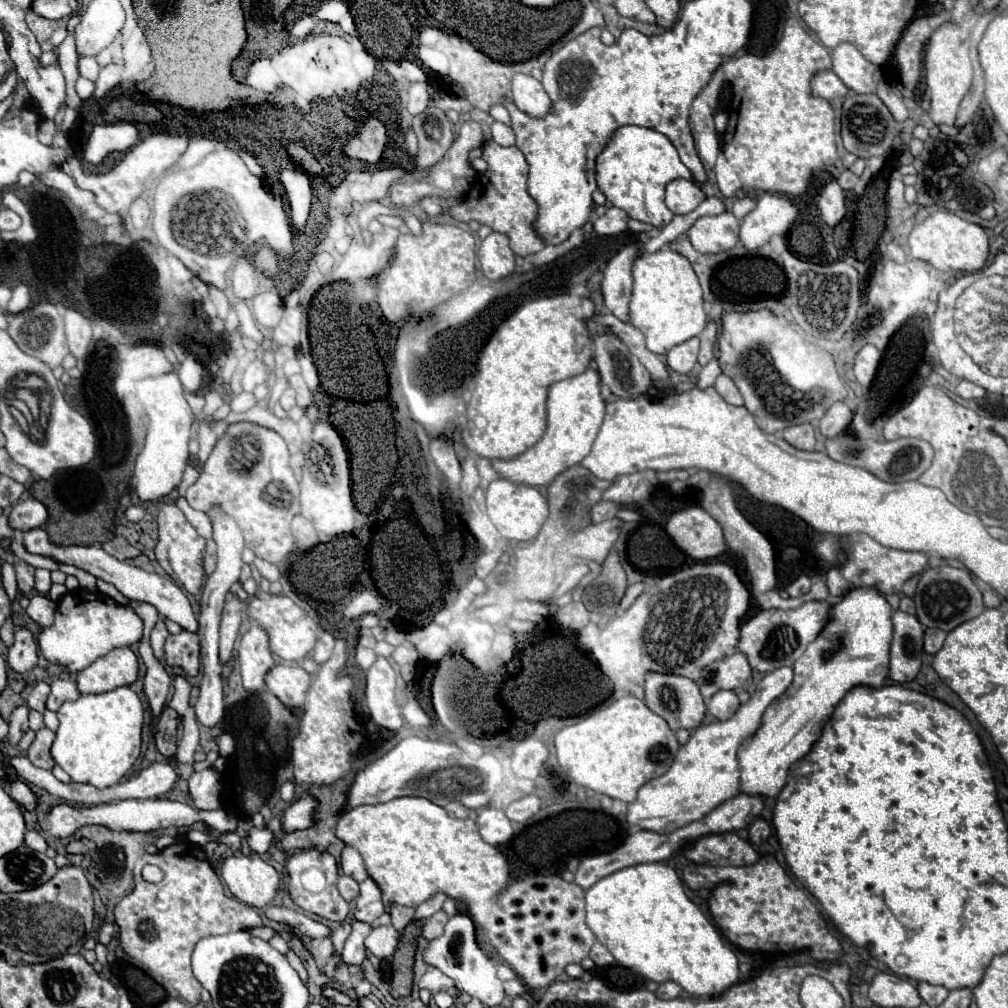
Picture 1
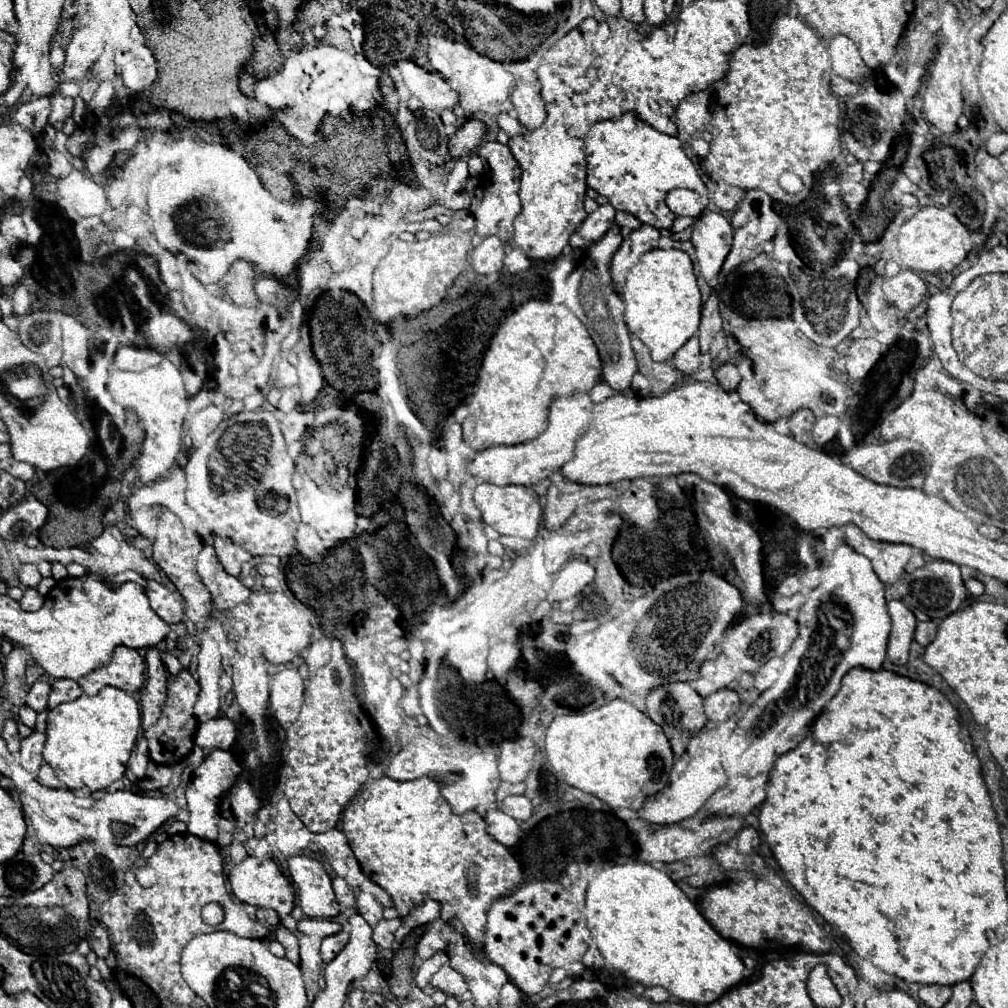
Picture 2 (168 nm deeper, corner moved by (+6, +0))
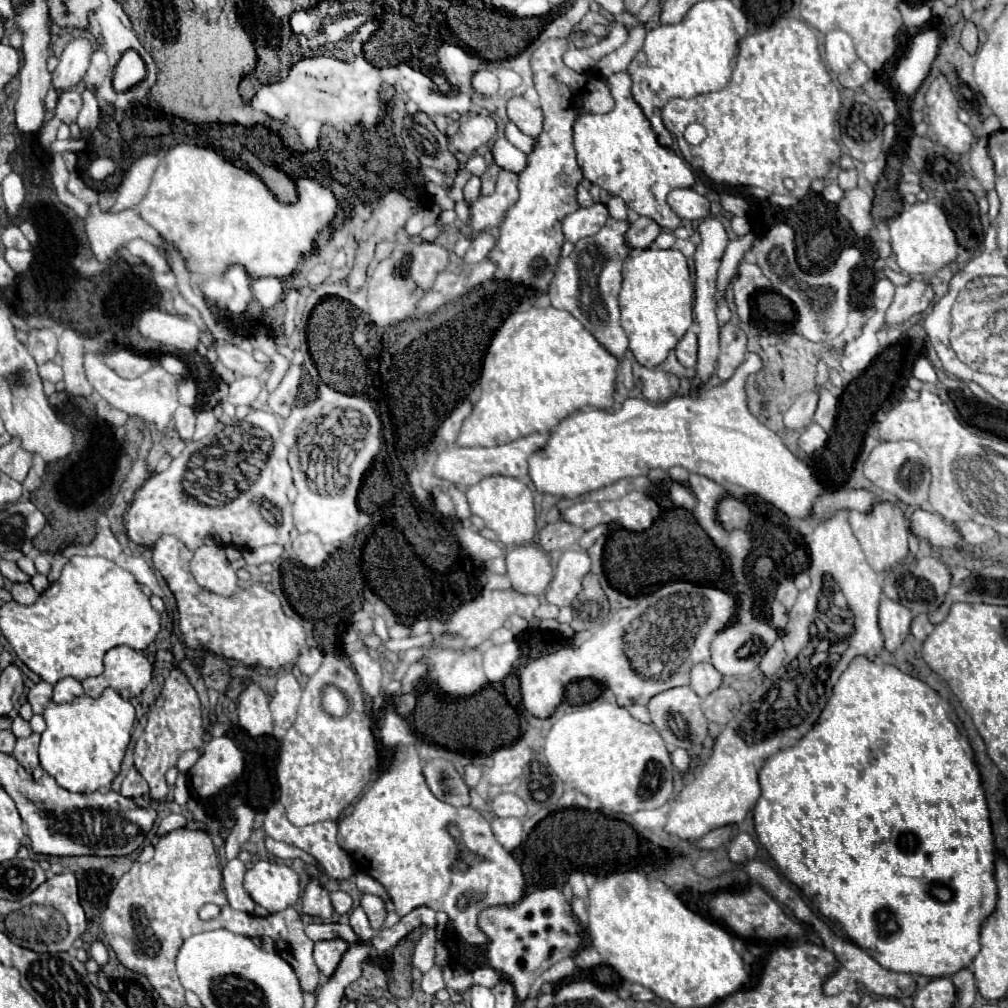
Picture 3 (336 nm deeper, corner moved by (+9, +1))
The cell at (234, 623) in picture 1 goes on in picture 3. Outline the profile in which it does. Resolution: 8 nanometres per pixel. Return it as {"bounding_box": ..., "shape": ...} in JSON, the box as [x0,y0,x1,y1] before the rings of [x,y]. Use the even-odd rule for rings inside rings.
{"bounding_box":[191,546,239,596],"shape":[[[199,546],[191,560],[191,572],[199,586],[219,596],[233,596],[239,588],[237,574],[221,546]]]}

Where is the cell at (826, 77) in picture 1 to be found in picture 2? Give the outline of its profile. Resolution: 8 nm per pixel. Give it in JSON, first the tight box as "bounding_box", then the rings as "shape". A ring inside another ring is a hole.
{"bounding_box":[830,75,860,95],"shape":[[[832,75],[832,79],[830,79],[830,89],[832,89],[832,93],[834,95],[856,95],[858,93],[858,89],[860,89],[860,85],[858,83],[852,83],[852,81],[848,81],[848,79],[842,79],[842,77],[838,77],[838,75]]]}

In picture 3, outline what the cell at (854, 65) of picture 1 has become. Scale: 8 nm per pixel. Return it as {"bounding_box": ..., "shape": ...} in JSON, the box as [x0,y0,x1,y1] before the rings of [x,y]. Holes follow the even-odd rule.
{"bounding_box":[825,30,857,74],"shape":[[[833,30],[825,36],[825,60],[835,74],[843,74],[857,60],[853,40],[843,30]]]}

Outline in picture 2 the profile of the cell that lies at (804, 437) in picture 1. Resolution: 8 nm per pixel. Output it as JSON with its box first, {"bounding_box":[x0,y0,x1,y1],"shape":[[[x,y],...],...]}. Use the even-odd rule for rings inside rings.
{"bounding_box":[788,409,814,435],"shape":[[[802,409],[798,413],[794,413],[790,419],[788,419],[788,427],[790,427],[790,435],[802,435],[806,431],[810,431],[812,423],[814,423],[814,415],[812,411],[808,409]]]}

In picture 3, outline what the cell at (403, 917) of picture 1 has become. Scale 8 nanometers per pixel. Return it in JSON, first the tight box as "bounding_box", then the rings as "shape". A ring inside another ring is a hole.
{"bounding_box":[357,872,389,900],"shape":[[[363,872],[357,874],[357,888],[359,888],[361,894],[375,894],[375,896],[379,896],[383,900],[389,900],[385,888],[375,878],[371,878],[369,874],[363,874]]]}

